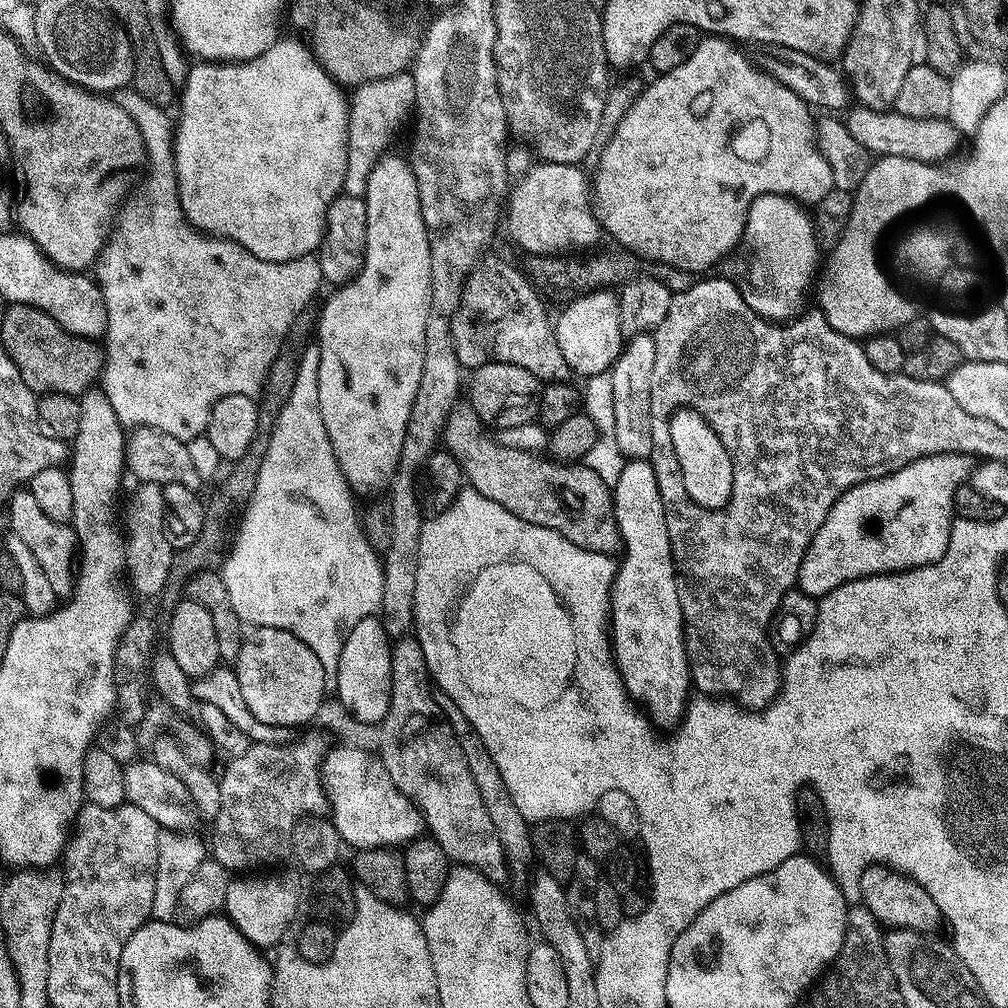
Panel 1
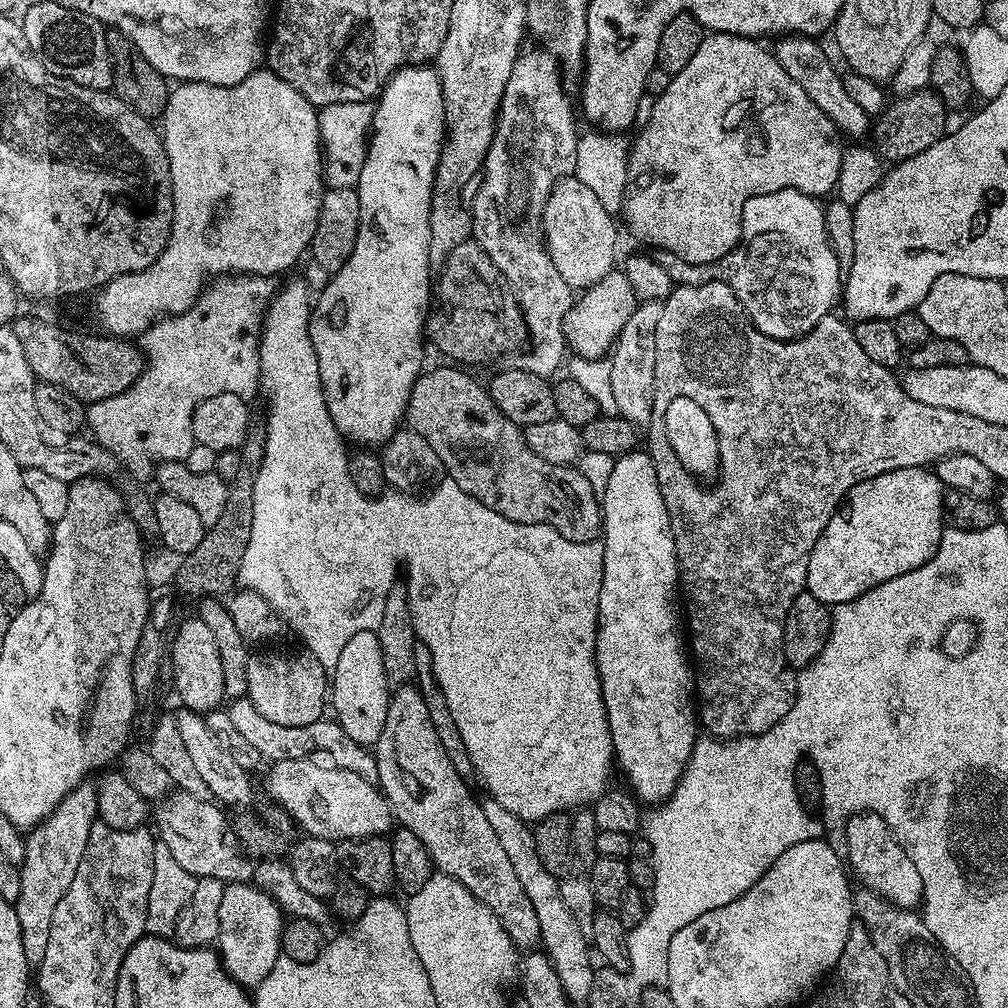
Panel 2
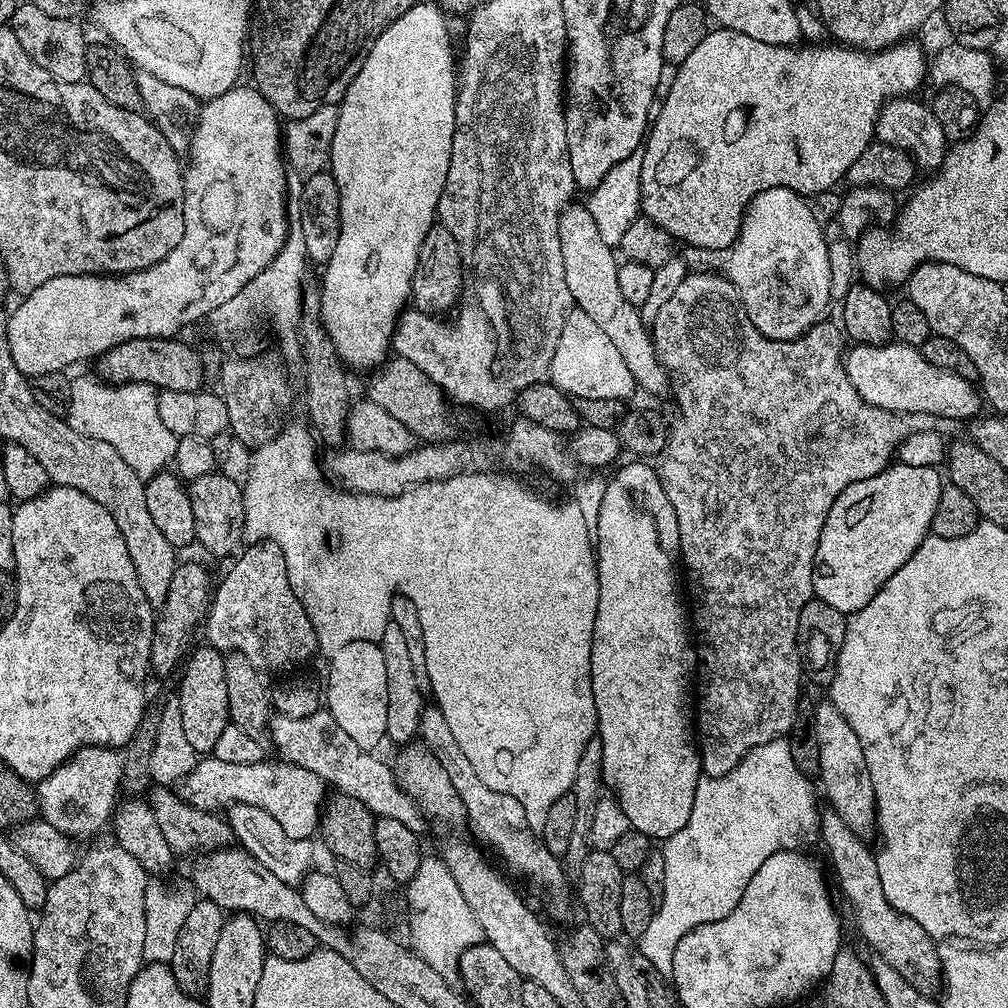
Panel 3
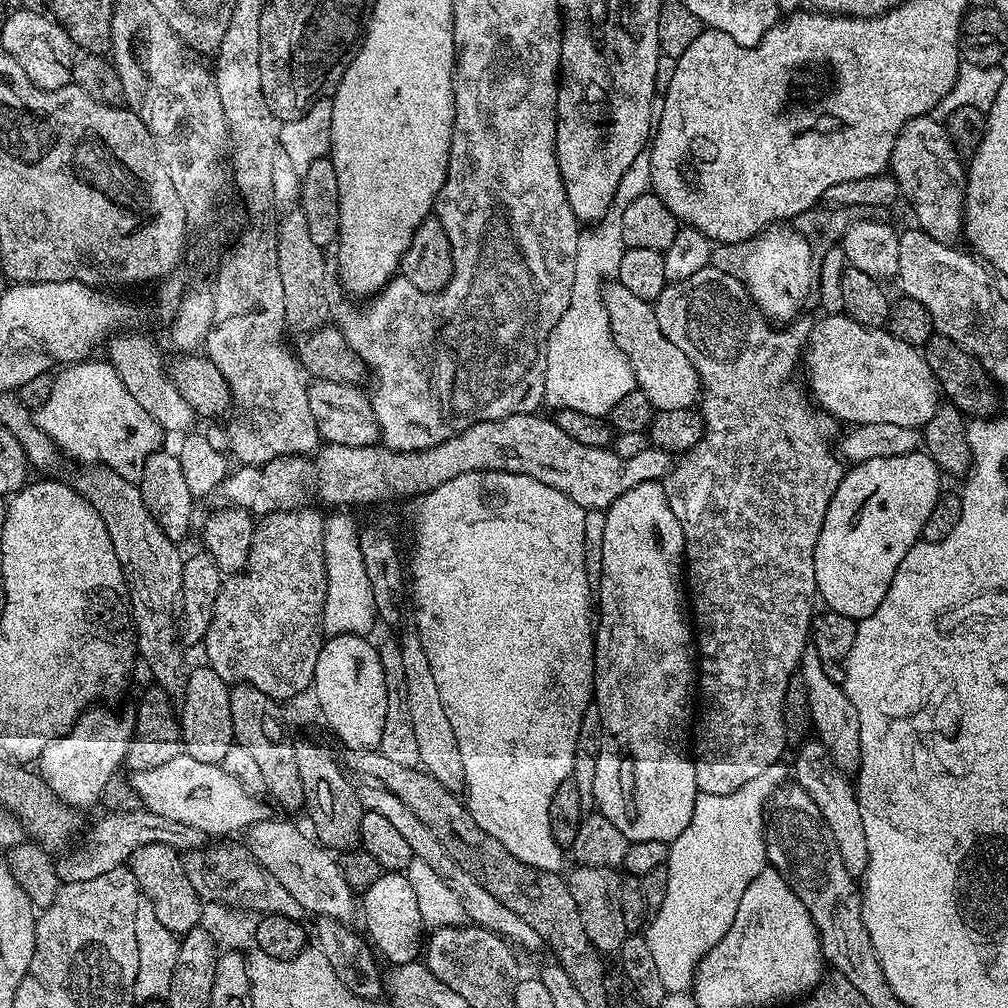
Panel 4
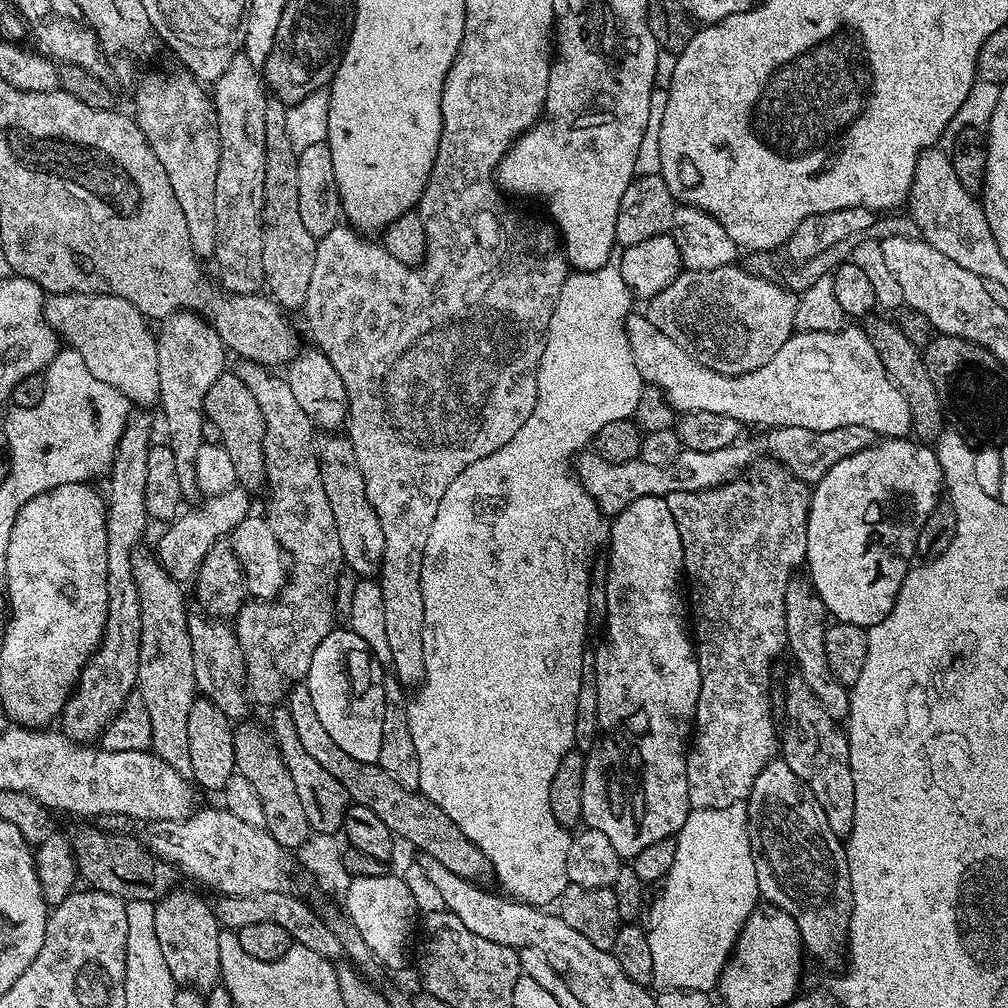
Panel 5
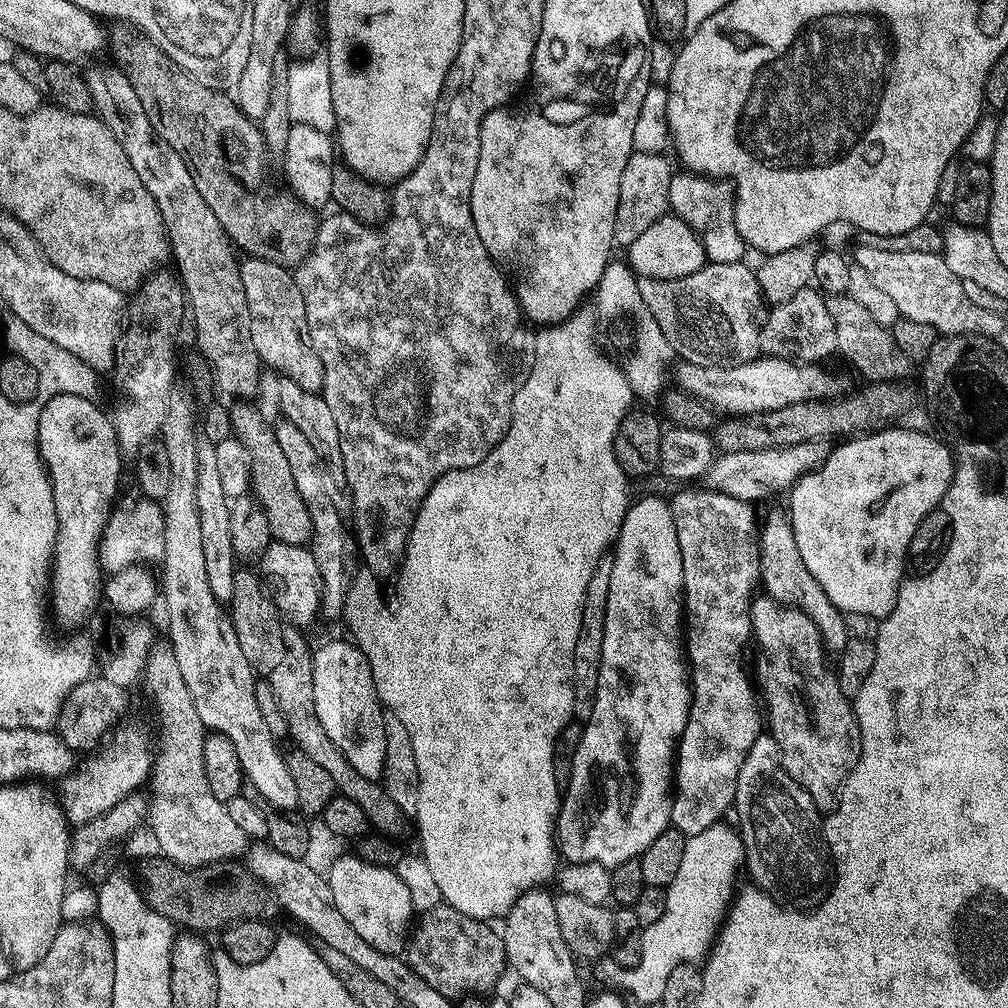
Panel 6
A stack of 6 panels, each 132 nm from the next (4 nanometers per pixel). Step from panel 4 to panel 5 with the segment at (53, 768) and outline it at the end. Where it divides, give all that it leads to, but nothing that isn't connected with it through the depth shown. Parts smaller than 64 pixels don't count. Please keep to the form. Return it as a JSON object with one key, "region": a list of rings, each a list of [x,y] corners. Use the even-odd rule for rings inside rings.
{"region":[[[133,415],[124,429],[124,436],[116,451],[106,491],[106,530],[108,531],[108,618],[104,636],[96,653],[86,662],[80,681],[64,703],[62,731],[69,740],[88,746],[91,740],[103,737],[108,723],[122,710],[126,698],[137,691],[138,650],[140,649],[140,603],[138,586],[134,582],[132,562],[140,535],[150,524],[146,510],[146,458],[154,443],[152,428],[144,416]]]}

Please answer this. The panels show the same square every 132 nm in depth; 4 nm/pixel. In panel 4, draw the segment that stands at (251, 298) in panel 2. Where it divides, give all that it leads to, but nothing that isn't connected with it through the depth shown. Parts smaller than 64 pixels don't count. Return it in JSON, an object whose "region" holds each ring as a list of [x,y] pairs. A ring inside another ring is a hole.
{"region":[[[89,358],[75,364],[69,364],[59,377],[53,379],[50,398],[40,408],[35,409],[36,425],[55,442],[57,449],[76,460],[81,460],[84,466],[103,466],[122,474],[122,478],[138,482],[142,478],[142,466],[146,466],[146,458],[150,454],[161,451],[160,436],[162,429],[134,398],[130,398],[130,390],[118,378],[111,363],[107,359]]]}

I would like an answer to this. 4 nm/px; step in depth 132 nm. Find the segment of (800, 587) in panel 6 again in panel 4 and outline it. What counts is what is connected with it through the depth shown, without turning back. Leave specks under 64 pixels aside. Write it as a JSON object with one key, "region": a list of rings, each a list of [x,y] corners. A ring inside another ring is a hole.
{"region":[[[809,646],[805,648],[802,658],[800,659],[800,667],[798,669],[799,679],[804,679],[804,684],[808,687],[808,712],[812,715],[812,724],[816,727],[815,735],[821,744],[826,746],[826,750],[832,759],[845,774],[852,774],[859,769],[860,755],[862,754],[862,734],[858,726],[858,710],[854,710],[854,702],[850,702],[848,695],[844,693],[843,687],[836,684],[830,674],[826,674],[826,670],[822,670],[822,658],[818,658],[816,649]]]}

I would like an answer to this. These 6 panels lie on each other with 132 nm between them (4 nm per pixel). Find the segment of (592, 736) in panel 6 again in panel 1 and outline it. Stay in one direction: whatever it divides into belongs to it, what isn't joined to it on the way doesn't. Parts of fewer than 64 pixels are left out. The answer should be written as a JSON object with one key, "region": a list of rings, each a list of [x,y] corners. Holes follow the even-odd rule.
{"region":[[[651,459],[628,460],[624,465],[622,474],[612,488],[612,505],[619,524],[622,539],[622,557],[616,569],[616,581],[612,584],[612,610],[610,613],[610,635],[612,637],[612,655],[616,658],[616,668],[620,672],[622,682],[626,686],[629,695],[638,701],[645,709],[650,708],[655,714],[655,719],[675,721],[686,706],[690,689],[690,673],[688,671],[688,655],[684,649],[684,623],[682,622],[682,606],[678,606],[678,586],[676,585],[676,566],[672,563],[672,547],[670,546],[670,534],[666,530],[666,514],[662,506],[662,498],[658,490],[658,478],[654,474],[654,466]]]}

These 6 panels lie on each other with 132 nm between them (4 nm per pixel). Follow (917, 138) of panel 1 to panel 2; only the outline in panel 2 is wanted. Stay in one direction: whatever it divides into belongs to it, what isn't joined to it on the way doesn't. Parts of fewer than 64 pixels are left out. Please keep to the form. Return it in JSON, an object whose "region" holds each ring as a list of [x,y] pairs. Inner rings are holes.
{"region":[[[784,34],[775,41],[774,55],[782,70],[786,70],[786,74],[790,74],[790,78],[794,78],[794,82],[798,82],[798,86],[802,86],[806,94],[810,94],[810,102],[814,102],[814,106],[818,106],[818,110],[822,110],[822,114],[826,114],[826,118],[834,122],[837,130],[845,137],[867,137],[870,132],[870,117],[862,110],[862,106],[858,106],[858,102],[854,102],[854,98],[850,98],[844,85],[844,76],[832,69],[827,54],[820,49],[820,43],[819,39],[811,36]]]}

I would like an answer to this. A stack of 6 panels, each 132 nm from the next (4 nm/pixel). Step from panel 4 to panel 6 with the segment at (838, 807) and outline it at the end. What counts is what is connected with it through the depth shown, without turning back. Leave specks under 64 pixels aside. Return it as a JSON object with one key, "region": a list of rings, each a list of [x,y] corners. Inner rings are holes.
{"region":[[[764,594],[753,601],[751,614],[754,644],[760,647],[754,676],[758,684],[760,679],[760,684],[764,687],[762,700],[766,705],[766,724],[767,727],[768,724],[772,727],[769,728],[770,735],[776,740],[780,761],[786,774],[790,774],[798,786],[808,791],[816,809],[822,814],[830,813],[838,806],[840,787],[860,757],[860,724],[856,720],[853,701],[842,694],[835,671],[830,664],[828,668],[829,657],[824,651],[824,643],[820,641],[818,628],[814,622],[810,622],[810,618],[806,618],[796,608],[779,604]]]}

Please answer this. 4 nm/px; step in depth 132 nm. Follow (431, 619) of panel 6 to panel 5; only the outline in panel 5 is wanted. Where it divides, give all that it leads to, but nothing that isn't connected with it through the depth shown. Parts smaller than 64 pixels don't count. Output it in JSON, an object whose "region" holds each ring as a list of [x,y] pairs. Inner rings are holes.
{"region":[[[606,263],[593,272],[573,271],[569,274],[560,291],[558,302],[554,306],[554,314],[550,318],[550,326],[548,327],[548,337],[542,350],[542,358],[538,366],[538,374],[536,375],[536,405],[534,406],[534,414],[530,414],[530,418],[526,418],[522,430],[518,430],[518,434],[514,434],[514,438],[509,444],[502,446],[494,454],[490,454],[486,458],[482,458],[478,462],[466,466],[466,470],[462,470],[462,474],[458,474],[458,478],[454,478],[454,482],[450,482],[450,486],[446,486],[446,494],[442,494],[442,502],[438,502],[438,514],[434,514],[434,526],[430,526],[430,534],[426,538],[426,554],[424,555],[424,565],[422,566],[422,602],[426,606],[426,618],[424,619],[424,629],[422,630],[422,650],[424,651],[424,661],[426,662],[426,674],[424,675],[424,683],[419,685],[417,691],[420,693],[413,700],[411,697],[406,704],[408,710],[408,729],[412,735],[414,750],[418,750],[419,791],[430,802],[434,802],[434,806],[442,809],[446,814],[446,818],[450,818],[450,822],[454,822],[454,826],[458,826],[458,830],[462,830],[462,834],[466,834],[466,838],[470,838],[470,842],[474,842],[484,851],[485,858],[490,862],[491,871],[496,871],[496,876],[500,879],[501,886],[508,891],[505,893],[509,897],[519,898],[524,902],[544,902],[540,900],[559,901],[561,894],[563,894],[563,891],[566,890],[569,884],[568,875],[566,874],[566,854],[568,853],[572,836],[570,835],[569,829],[562,827],[554,818],[554,814],[550,814],[550,782],[554,778],[554,770],[558,770],[558,762],[562,762],[562,758],[566,753],[573,751],[576,742],[578,694],[582,686],[582,670],[586,667],[584,643],[587,642],[588,633],[590,633],[590,627],[588,625],[588,587],[591,586],[592,582],[591,571],[593,559],[598,552],[596,551],[596,547],[599,544],[601,547],[610,535],[609,521],[606,519],[604,513],[600,511],[600,507],[594,502],[594,498],[590,498],[590,494],[581,486],[579,480],[576,479],[573,469],[570,467],[570,461],[573,459],[574,454],[585,451],[593,443],[596,432],[602,430],[602,426],[606,426],[609,422],[614,422],[615,420],[629,419],[635,413],[636,407],[638,406],[640,391],[644,389],[645,383],[640,379],[638,366],[634,366],[634,354],[630,354],[628,339],[624,334],[624,322],[629,313],[633,311],[632,303],[634,303],[634,297],[631,290],[626,286],[626,282],[622,282],[619,263]]]}

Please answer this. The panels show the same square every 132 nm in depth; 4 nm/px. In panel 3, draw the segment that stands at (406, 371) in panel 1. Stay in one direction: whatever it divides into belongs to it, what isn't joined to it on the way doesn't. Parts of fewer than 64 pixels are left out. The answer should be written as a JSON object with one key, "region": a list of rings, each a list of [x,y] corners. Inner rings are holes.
{"region":[[[417,2],[413,8],[406,10],[406,14],[397,18],[374,41],[362,70],[358,70],[354,82],[350,82],[344,99],[338,105],[338,126],[334,132],[334,142],[332,143],[330,171],[340,187],[340,233],[338,234],[338,246],[334,246],[334,254],[330,254],[328,263],[322,268],[324,284],[322,283],[320,288],[321,322],[330,342],[334,344],[334,350],[340,356],[341,363],[349,369],[375,370],[389,359],[392,335],[396,333],[396,323],[400,321],[400,314],[405,311],[412,295],[412,279],[414,270],[418,266],[418,250],[422,246],[422,238],[426,238],[432,225],[437,223],[436,212],[441,211],[440,199],[442,190],[446,186],[446,170],[450,170],[450,150],[456,129],[456,86],[458,83],[458,64],[456,60],[452,61],[452,40],[448,37],[448,24],[444,19],[446,19],[445,13],[436,2],[432,2],[432,4]]]}

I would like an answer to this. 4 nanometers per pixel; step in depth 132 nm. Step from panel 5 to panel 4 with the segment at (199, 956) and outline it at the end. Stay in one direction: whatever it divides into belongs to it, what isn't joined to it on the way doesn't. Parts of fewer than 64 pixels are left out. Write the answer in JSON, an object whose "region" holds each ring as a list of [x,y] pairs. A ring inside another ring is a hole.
{"region":[[[145,842],[132,851],[130,867],[143,899],[149,900],[154,906],[154,914],[158,914],[158,922],[162,922],[166,930],[174,934],[185,934],[200,924],[202,901],[187,878],[185,861],[179,851],[176,853],[166,844]]]}

